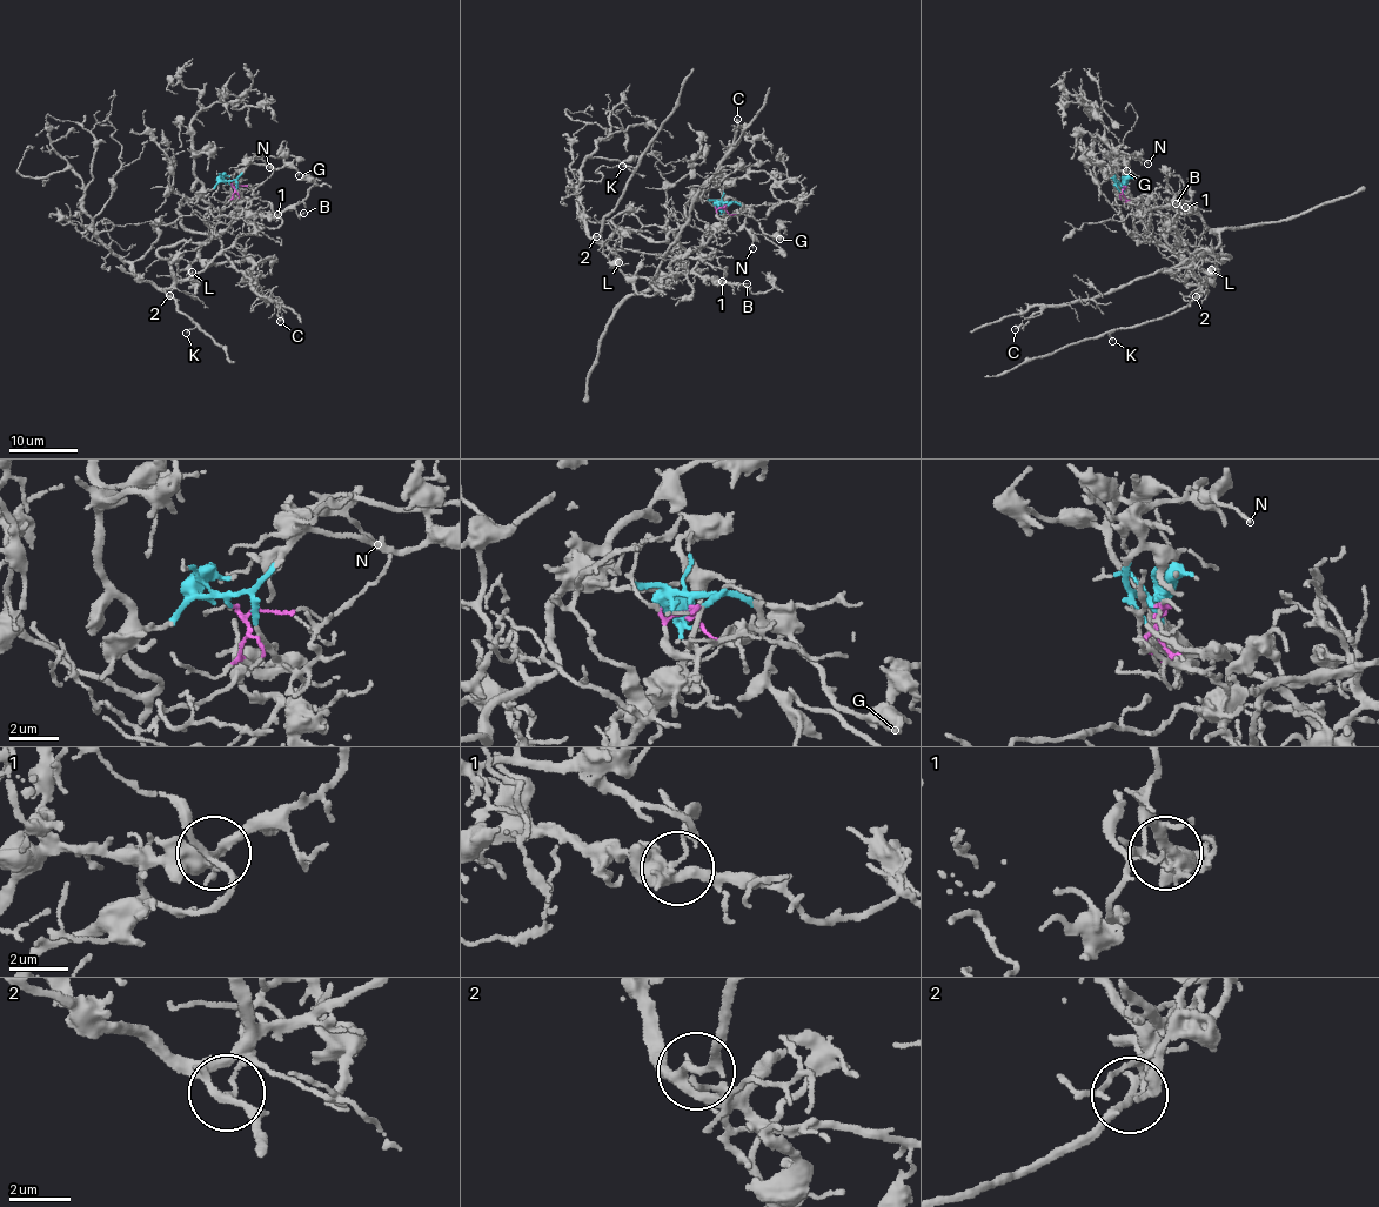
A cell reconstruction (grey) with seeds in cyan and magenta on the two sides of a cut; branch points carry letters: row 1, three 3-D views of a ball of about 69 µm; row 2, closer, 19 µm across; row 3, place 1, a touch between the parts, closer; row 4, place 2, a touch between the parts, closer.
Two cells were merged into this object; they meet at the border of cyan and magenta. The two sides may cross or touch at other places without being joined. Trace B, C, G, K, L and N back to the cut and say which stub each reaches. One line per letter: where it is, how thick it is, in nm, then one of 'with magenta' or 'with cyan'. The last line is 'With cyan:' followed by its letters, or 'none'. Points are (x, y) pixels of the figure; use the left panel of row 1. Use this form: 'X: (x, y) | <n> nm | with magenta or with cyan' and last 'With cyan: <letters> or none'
B: (303, 213) | 160 nm | with magenta
C: (280, 321) | 190 nm | with magenta
G: (299, 175) | 170 nm | with cyan
K: (186, 333) | 170 nm | with cyan
L: (192, 272) | 140 nm | with magenta
N: (269, 167) | 120 nm | with cyan
With cyan: G, K, N

